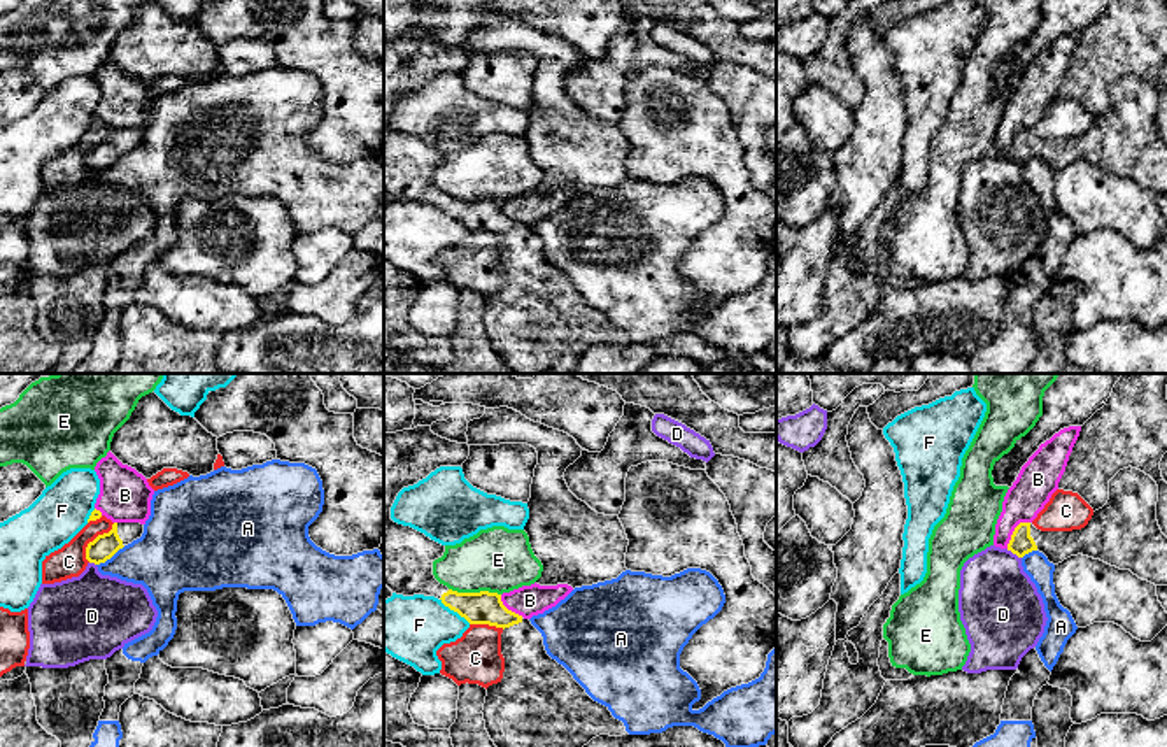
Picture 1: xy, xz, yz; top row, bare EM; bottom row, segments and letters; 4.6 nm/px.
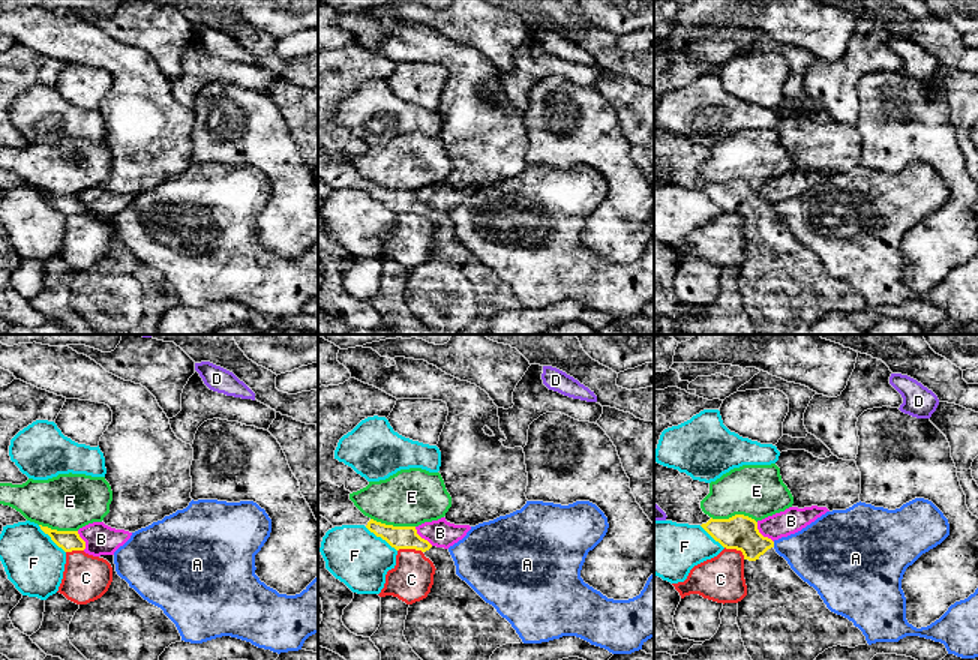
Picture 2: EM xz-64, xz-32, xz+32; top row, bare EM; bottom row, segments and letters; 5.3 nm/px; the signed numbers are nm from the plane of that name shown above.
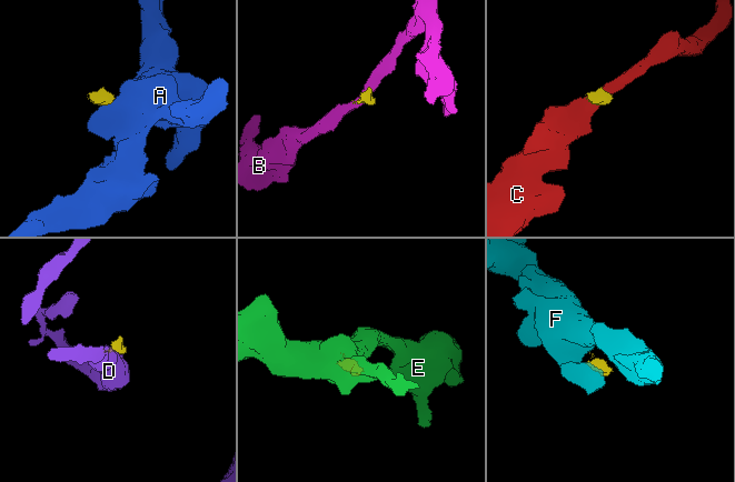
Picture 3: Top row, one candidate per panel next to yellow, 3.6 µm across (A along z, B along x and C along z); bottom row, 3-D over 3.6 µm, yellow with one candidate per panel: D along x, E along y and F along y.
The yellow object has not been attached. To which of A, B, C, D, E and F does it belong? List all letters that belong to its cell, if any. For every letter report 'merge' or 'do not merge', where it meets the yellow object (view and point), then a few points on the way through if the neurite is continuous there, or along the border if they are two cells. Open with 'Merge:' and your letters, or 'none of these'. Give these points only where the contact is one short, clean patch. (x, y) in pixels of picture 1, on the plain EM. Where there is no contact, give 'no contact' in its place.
Merge: none of these
A: do not merge; contact xy (111, 163); border xy (125, 153), (97, 172)
B: do not merge; contact yz (1013, 139); border yz (1029, 128), (1022, 128), (1015, 135), (1006, 155)
C: do not merge; contact xy (95, 146); border xy (114, 130), (88, 151), (88, 169)
D: do not merge; contact yz (1013, 160); border yz (1006, 156), (1020, 165)
E: do not merge; contact xz (475, 200); border xz (449, 195), (458, 199), (496, 199), (500, 202)
F: do not merge; contact xz (454, 218); border xz (440, 206), (470, 230)

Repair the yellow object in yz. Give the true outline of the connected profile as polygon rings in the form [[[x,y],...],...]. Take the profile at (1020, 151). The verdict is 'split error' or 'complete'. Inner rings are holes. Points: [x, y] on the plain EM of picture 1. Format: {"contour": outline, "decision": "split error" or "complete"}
{"contour": [[[1123,75],[1109,88],[1109,107],[1088,132],[1072,139],[1041,139],[1020,130],[1008,158],[1023,165],[1043,160],[1058,172],[1071,163],[1100,167],[1130,177],[1155,193],[1167,193],[1167,144],[1156,128],[1158,93],[1137,75]]], "decision": "split error"}

